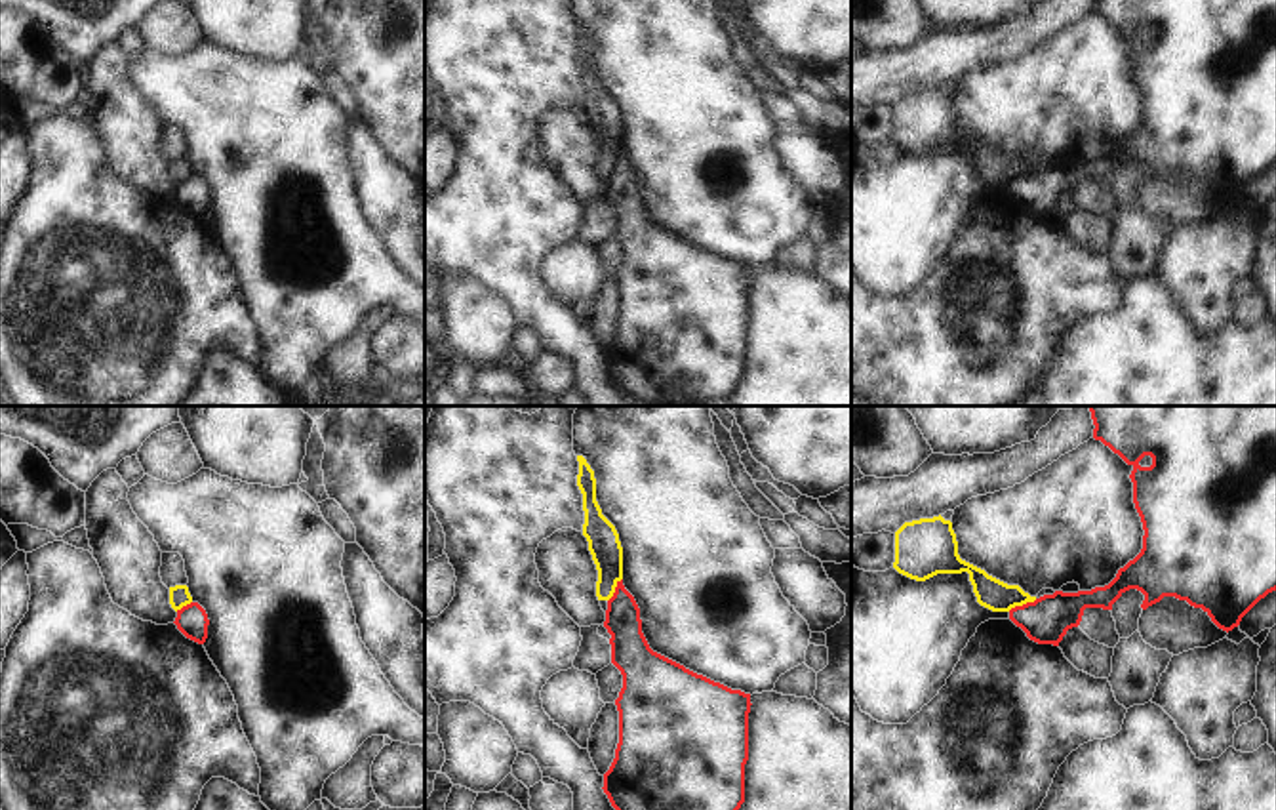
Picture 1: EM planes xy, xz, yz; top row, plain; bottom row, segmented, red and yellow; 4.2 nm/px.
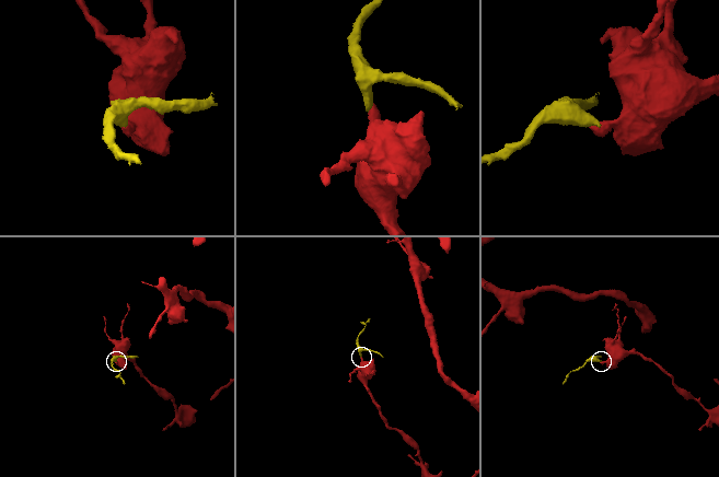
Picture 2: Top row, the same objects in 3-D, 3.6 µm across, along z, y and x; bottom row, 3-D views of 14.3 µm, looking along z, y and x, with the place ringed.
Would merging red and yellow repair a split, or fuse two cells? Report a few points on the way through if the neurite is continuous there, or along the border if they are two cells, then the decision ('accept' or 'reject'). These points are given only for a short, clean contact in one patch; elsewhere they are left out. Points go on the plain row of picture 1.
along yz (1036, 172), (1008, 183) | reject

